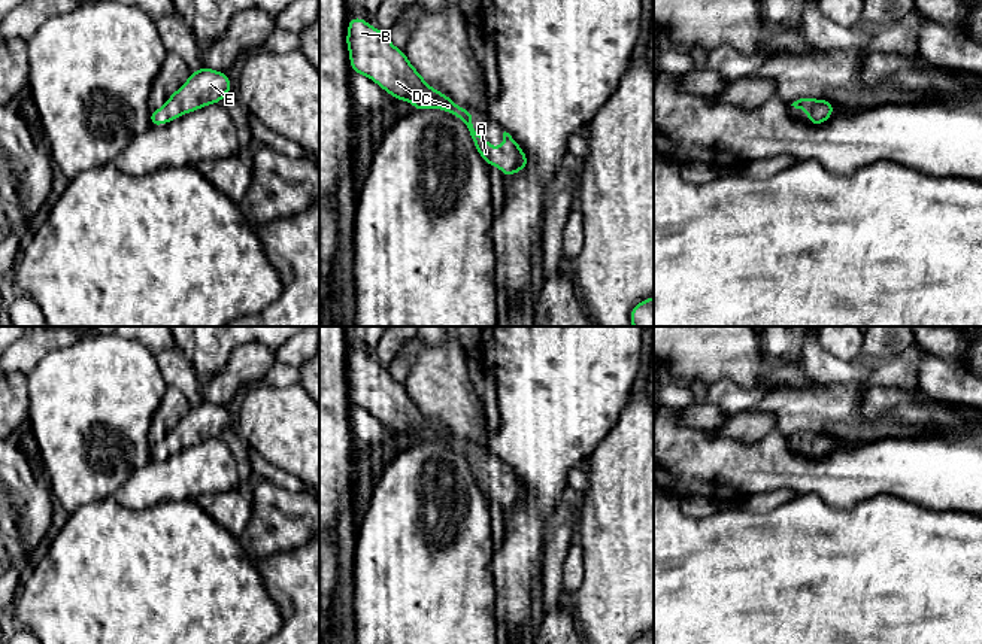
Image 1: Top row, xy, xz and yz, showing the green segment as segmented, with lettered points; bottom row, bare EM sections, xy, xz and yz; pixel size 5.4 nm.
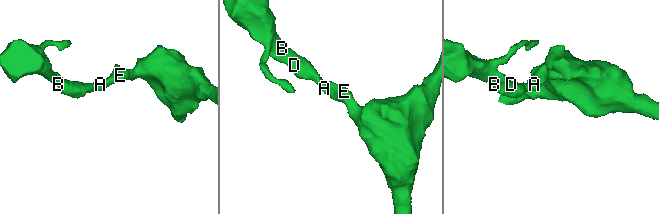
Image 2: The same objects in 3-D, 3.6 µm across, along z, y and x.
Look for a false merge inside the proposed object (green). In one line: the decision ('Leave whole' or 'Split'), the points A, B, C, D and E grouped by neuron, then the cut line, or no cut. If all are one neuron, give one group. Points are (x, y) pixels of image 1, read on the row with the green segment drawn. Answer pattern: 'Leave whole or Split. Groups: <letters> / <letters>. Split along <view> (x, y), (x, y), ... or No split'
Leave whole. Groups: A B C D E. No split

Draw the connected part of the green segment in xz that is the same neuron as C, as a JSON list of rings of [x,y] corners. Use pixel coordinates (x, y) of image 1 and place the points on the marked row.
[[[349,18],[346,46],[354,73],[367,76],[397,100],[410,101],[413,110],[443,109],[460,118],[485,164],[498,167],[504,177],[528,165],[530,160],[509,133],[503,133],[498,149],[491,146],[472,125],[473,113],[431,88],[409,63],[404,51],[391,43],[387,31],[376,30],[363,18]]]

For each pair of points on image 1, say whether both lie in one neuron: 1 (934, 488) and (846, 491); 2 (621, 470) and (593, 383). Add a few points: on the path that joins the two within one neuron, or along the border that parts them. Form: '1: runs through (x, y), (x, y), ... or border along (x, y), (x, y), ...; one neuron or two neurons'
1: runs through (912, 482), (869, 482); one neuron
2: border along (627, 401), (618, 421), (587, 459); two neurons

